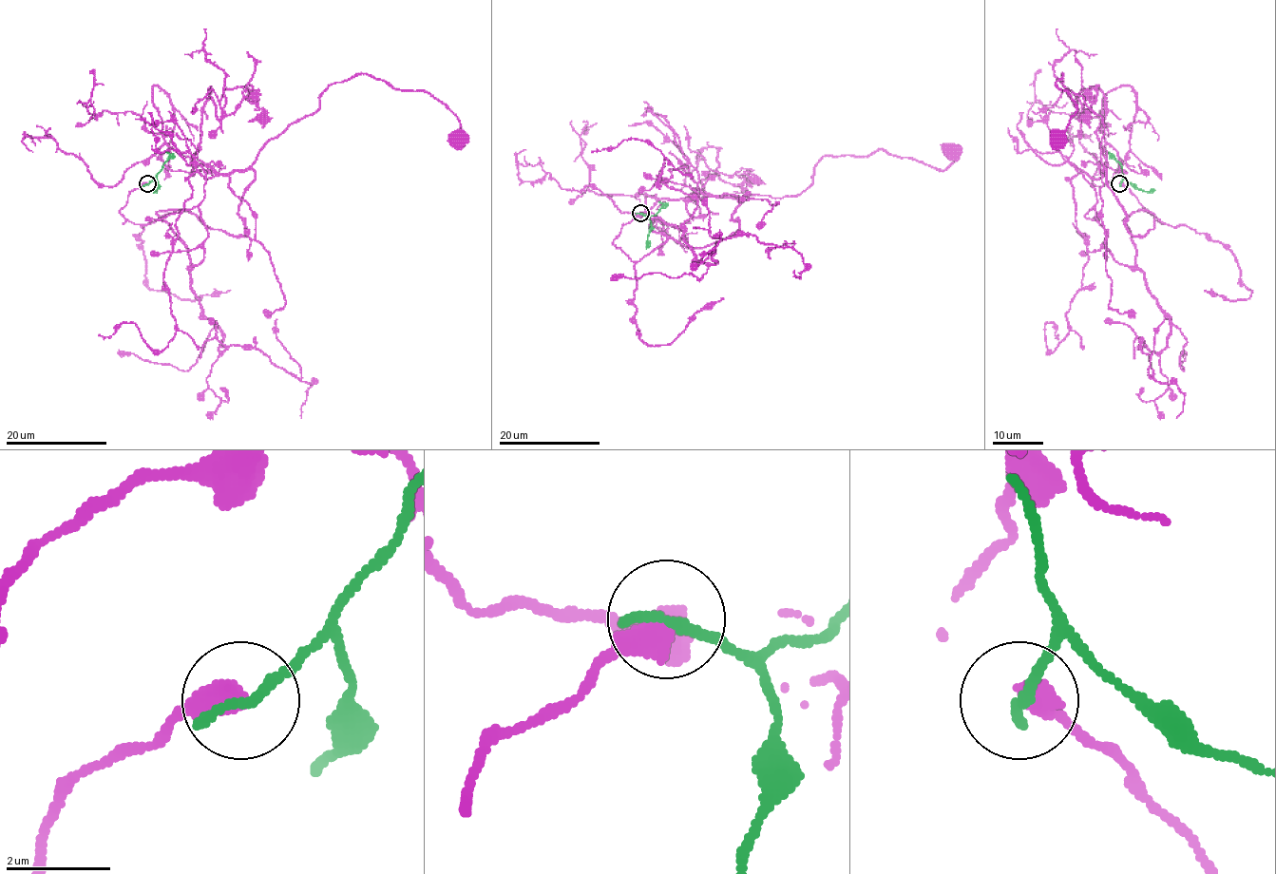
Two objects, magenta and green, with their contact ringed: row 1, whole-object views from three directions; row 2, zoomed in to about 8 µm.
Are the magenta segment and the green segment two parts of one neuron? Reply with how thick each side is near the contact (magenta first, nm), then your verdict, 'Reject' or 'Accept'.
Thickness 500 nm (magenta) against 240 nm. Reject

